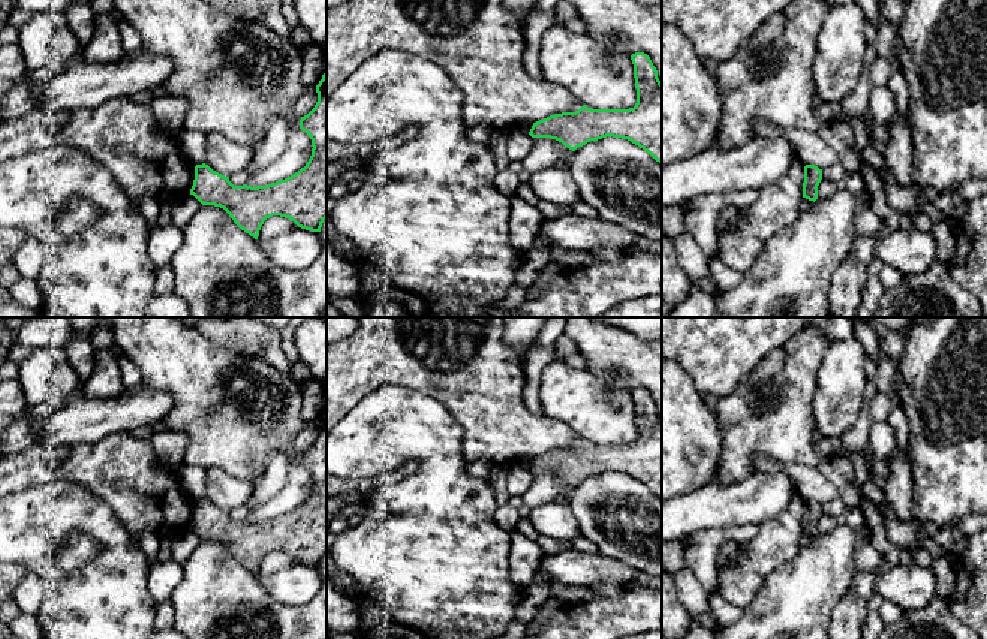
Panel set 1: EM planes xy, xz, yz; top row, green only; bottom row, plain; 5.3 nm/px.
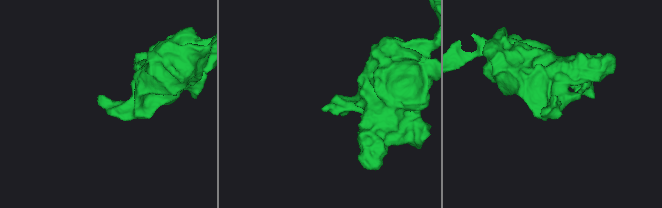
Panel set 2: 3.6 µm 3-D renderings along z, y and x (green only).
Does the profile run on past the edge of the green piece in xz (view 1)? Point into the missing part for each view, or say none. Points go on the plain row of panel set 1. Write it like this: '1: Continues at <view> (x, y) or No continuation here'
1: No continuation here

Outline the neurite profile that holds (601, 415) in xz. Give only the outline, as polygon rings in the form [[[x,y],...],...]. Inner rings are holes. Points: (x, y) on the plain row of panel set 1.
[[[554,359],[541,374],[544,415],[562,421],[592,444],[629,444],[637,438],[631,391],[611,388],[589,370]]]

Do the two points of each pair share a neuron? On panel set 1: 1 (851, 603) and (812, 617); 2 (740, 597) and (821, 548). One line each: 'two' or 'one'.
1: two
2: two

